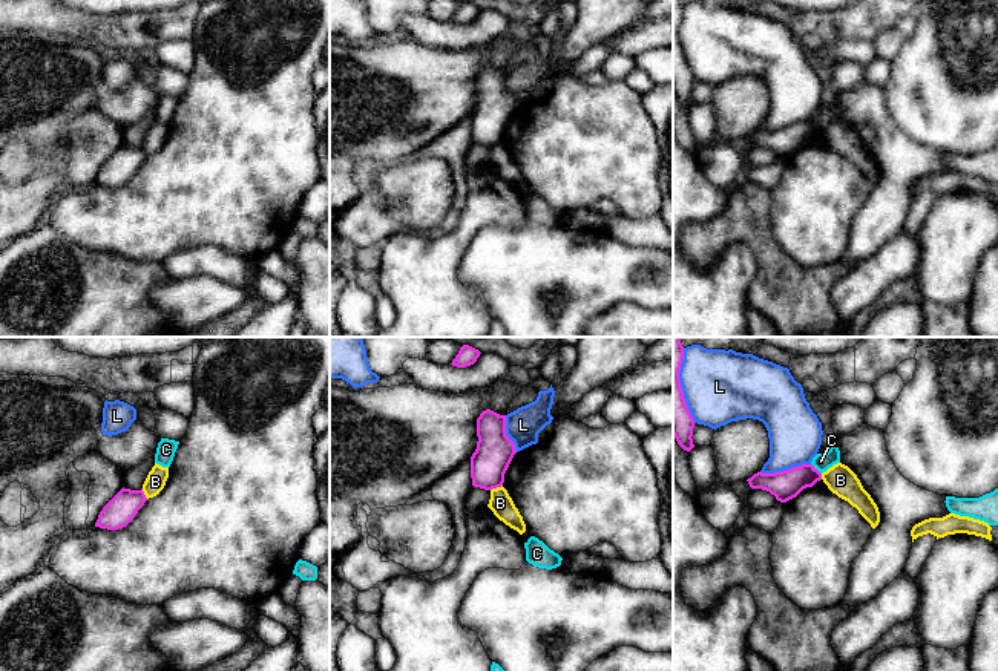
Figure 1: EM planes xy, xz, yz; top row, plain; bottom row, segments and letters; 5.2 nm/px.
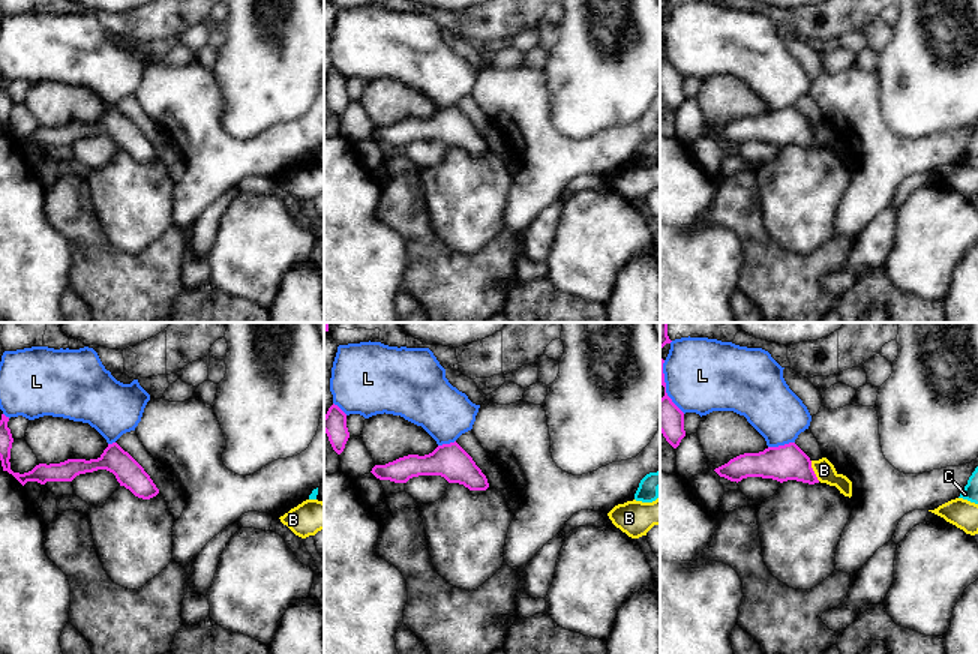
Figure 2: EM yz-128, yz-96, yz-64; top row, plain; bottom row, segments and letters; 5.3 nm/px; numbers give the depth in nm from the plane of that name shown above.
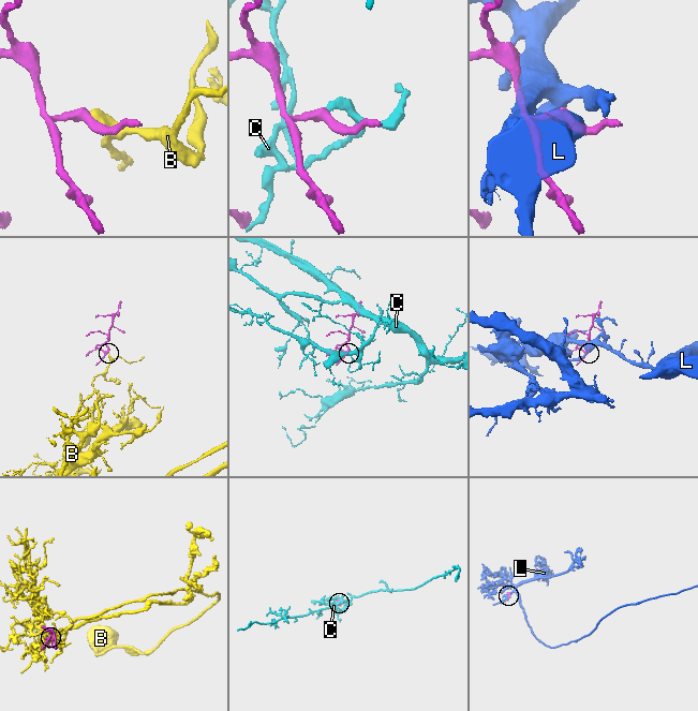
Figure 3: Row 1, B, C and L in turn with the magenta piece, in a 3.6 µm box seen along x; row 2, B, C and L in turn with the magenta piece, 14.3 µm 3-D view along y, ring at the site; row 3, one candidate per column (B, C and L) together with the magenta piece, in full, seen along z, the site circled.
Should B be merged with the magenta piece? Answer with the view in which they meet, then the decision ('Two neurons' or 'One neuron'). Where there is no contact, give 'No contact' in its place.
Touches magenta in xz. Two neurons

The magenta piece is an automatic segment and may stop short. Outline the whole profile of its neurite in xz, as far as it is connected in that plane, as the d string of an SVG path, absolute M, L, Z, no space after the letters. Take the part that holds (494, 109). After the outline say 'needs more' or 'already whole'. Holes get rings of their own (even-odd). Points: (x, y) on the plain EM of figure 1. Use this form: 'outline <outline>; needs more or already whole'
outline M486 66L477 75L477 106L471 113L472 142L484 147L501 144L517 110L506 92L506 72Z; already whole

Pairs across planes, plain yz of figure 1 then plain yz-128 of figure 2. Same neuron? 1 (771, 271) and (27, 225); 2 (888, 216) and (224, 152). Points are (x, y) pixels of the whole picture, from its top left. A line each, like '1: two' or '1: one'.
1: two
2: one

